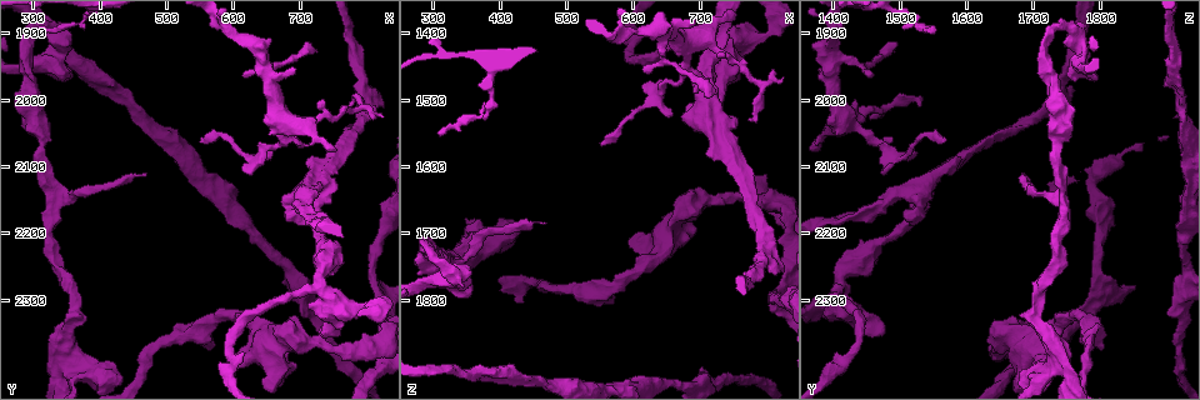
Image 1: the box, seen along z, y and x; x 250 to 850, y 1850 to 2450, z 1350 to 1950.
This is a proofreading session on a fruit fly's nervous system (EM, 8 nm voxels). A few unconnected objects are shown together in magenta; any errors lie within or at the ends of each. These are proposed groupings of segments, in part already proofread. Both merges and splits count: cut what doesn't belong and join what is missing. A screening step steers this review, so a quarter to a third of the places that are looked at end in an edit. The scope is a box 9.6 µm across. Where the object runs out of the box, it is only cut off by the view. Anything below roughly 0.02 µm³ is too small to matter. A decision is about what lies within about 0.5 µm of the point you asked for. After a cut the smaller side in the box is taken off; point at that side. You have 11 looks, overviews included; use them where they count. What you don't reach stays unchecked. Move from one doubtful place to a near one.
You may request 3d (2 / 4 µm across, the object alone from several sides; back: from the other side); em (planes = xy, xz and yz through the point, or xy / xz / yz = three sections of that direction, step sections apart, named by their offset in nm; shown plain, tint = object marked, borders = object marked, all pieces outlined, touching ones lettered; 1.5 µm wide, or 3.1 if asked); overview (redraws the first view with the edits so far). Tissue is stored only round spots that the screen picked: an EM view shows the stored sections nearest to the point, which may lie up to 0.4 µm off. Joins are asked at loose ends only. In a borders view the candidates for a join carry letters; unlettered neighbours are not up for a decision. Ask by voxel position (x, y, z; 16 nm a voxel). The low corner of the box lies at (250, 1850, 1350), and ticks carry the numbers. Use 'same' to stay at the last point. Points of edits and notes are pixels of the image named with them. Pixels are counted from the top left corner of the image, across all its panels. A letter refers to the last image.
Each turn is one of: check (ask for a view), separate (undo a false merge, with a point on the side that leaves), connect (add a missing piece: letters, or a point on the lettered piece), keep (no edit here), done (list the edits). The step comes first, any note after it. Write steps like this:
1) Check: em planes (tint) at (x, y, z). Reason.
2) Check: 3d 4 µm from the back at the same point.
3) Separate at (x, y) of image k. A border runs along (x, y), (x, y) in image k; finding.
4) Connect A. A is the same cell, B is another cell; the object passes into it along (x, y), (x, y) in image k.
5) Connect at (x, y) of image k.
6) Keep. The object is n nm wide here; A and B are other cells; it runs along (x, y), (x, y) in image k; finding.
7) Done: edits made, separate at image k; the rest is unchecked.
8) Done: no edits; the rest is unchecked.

Check: 3d 4 µm at (310, 1890, 1550). Thin end.

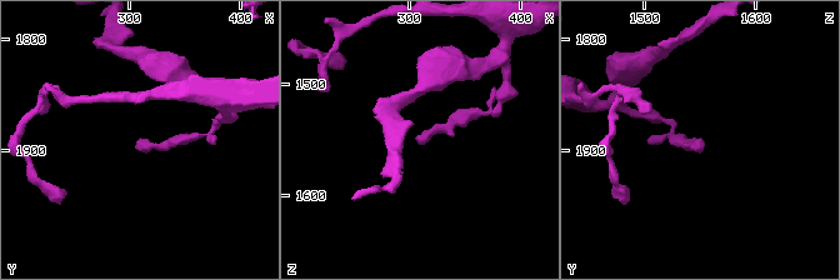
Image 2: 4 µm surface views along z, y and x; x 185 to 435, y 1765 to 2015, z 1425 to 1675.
Check: em planes (plain) at (308, 1892, 1550). Now the EM.

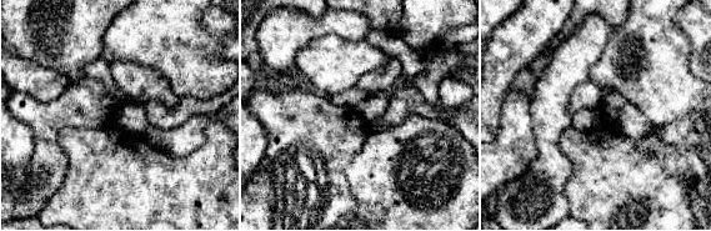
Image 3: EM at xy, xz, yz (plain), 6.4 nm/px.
Check: em planes (borders) at the same point. See the neighbours.

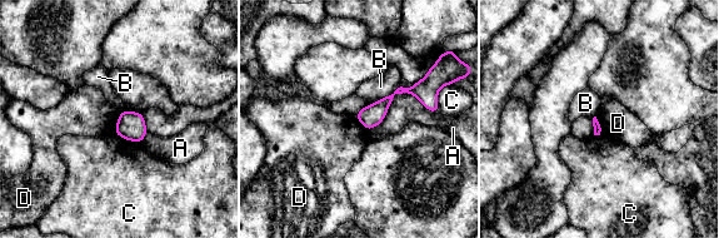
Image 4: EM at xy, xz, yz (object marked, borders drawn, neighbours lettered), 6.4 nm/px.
Keep. The longest contact is with B, 260 nm; A, B, C and D are other cells; none of them fits.

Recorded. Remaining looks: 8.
Check: 3d 2 µm from the back at (715, 2360, 1655). Thick turns thin.

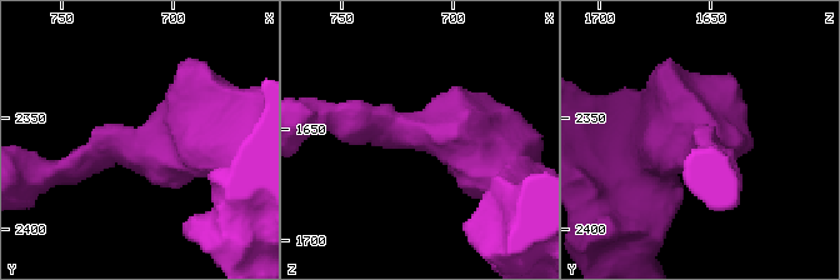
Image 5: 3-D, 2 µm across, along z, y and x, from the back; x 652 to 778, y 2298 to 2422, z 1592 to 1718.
Check: em planes (plain) at (713, 2363, 1650). The arms are 200, 380 nm wide.

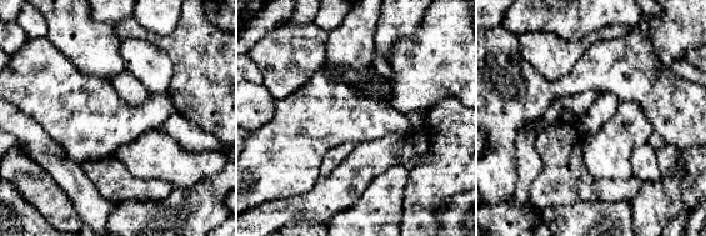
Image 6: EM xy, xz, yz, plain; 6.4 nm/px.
Check: em planes (borders) at the same point. See the neighbours.

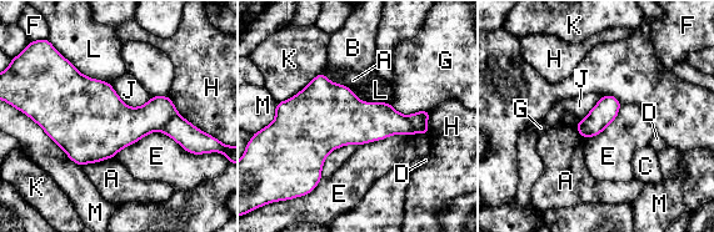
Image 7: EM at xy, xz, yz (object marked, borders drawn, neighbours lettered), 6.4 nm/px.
Separate at (191, 139) of image 7. The object is 400 nm wide here; A, B, C, D, E, F, G, H, J, K, L and M are other cells; a border runs along (176, 112), (159, 130) in image 7; two neurons meet here.

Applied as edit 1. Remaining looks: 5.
Check: em xz step 8 (tint) at (735, 2215, 1475). Thick turns thin.

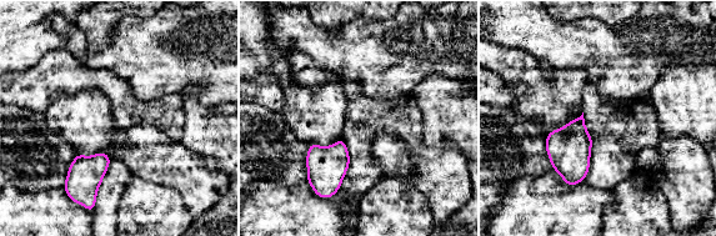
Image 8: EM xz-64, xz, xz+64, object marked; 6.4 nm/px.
Check: em planes (borders) at the same point. Another direction.

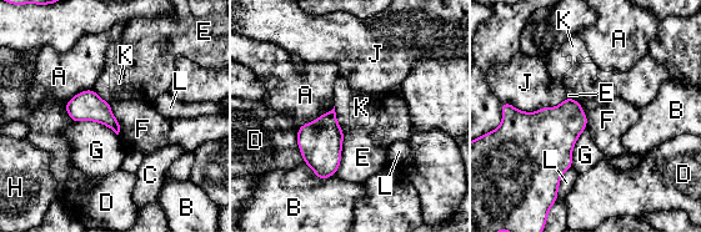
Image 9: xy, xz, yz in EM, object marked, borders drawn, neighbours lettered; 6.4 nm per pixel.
Keep. The longest contact is with J, 400 nm; A, B, C, D, E, F, G, H, J, K and L are other cells; a border runs along (74, 121), (98, 121), (116, 135) in image 9; one neuron here.

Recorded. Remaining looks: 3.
Check: em planes (tint) at (665, 2080, 1520).

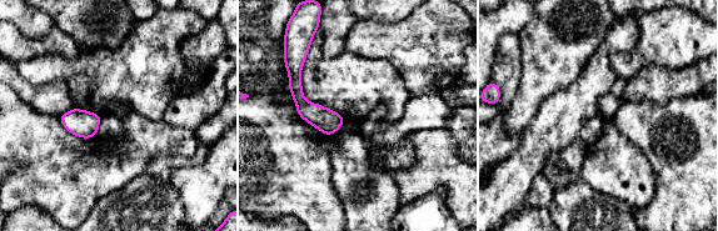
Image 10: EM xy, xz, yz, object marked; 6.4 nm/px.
Check: em planes (borders) at the same point.

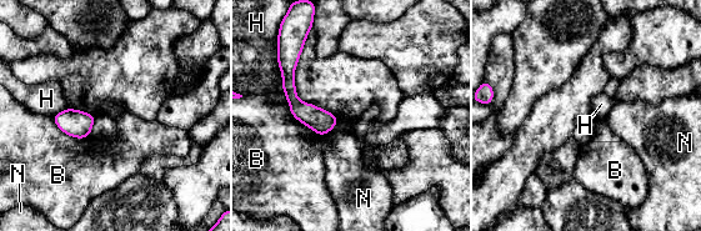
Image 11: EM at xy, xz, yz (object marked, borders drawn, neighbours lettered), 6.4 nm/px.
Keep. B, H and N are other cells; a border runs along (279, 69), (281, 88), (290, 111) in image 11; none of them fits.

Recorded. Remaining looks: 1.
Done: edits made, separate at image 7; the rest is unchecked.

